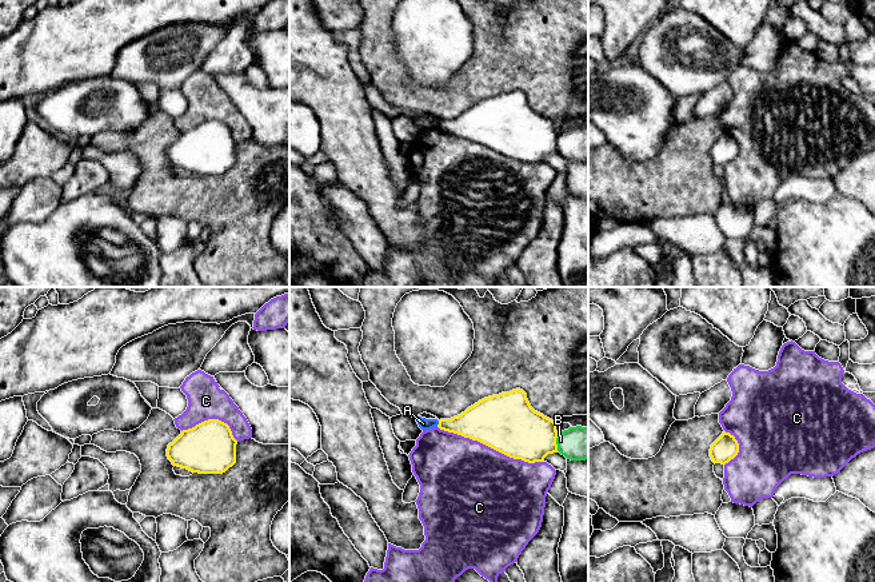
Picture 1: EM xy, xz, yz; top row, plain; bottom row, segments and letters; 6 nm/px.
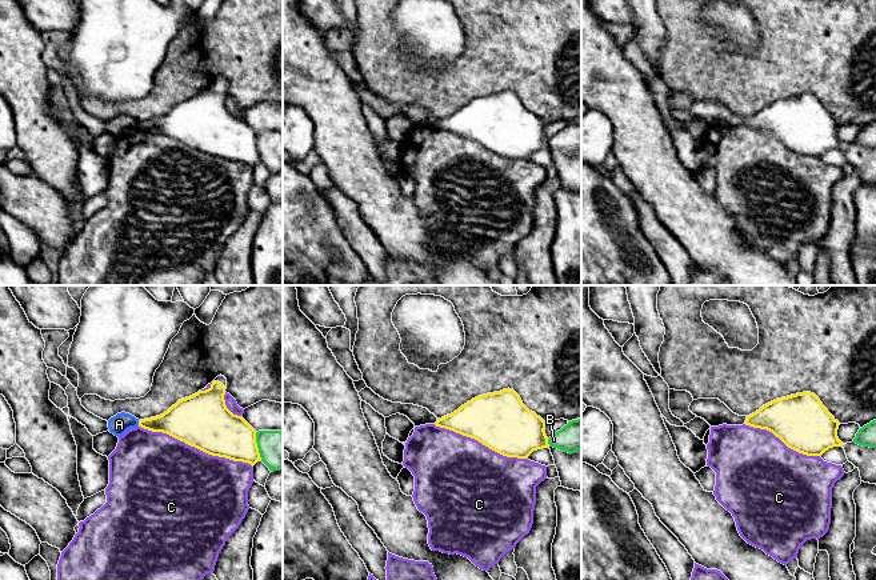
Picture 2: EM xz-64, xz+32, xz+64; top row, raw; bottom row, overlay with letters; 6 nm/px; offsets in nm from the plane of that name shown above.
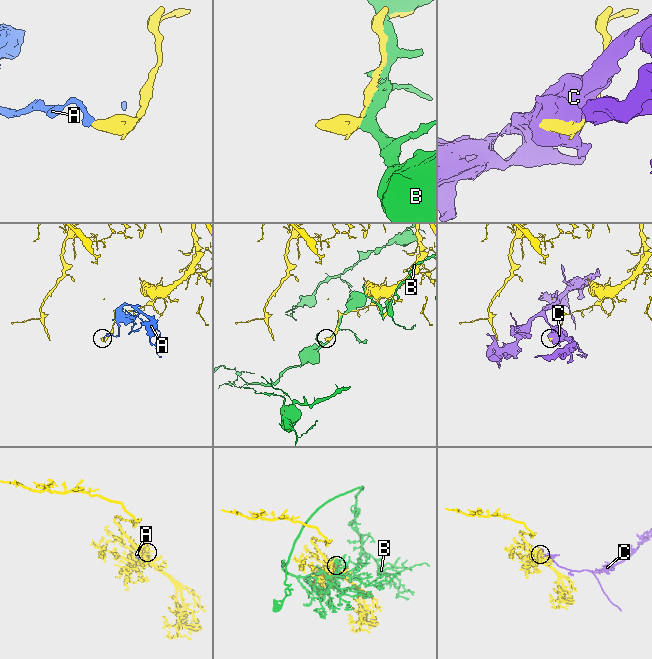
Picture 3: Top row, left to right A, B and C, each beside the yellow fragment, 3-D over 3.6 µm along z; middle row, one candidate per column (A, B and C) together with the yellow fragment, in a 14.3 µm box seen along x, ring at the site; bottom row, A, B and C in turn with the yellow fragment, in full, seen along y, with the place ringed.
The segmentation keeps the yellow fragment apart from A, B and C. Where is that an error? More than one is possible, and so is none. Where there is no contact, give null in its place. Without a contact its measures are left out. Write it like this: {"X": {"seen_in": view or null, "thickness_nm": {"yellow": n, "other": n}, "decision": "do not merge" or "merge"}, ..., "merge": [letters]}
{"A": {"seen_in": "xz", "thickness_nm": {"yellow": 220, "other": 70}, "decision": "do not merge"}, "B": {"seen_in": "xz", "thickness_nm": {"yellow": 320, "other": 200}, "decision": "do not merge"}, "C": {"seen_in": "xz", "thickness_nm": {"yellow": 360, "other": 500}, "decision": "do not merge"}, "merge": []}

